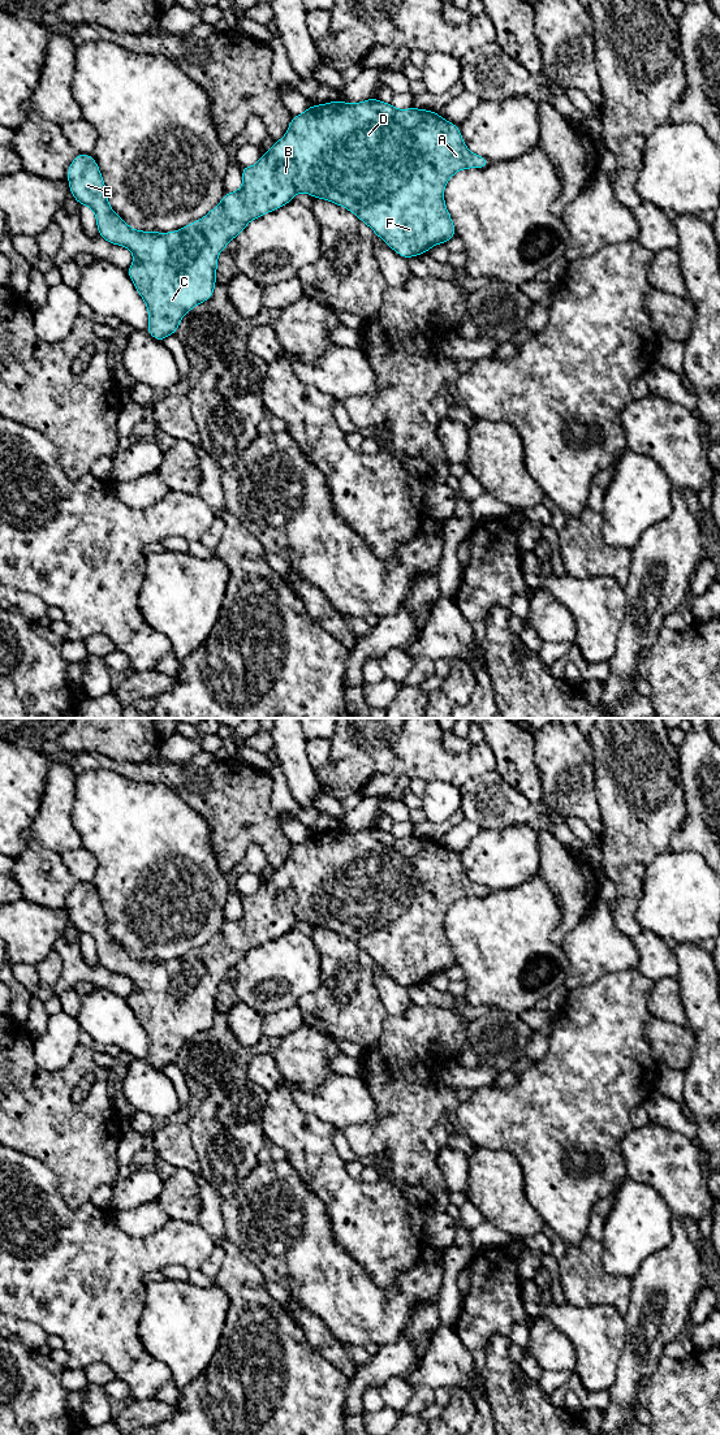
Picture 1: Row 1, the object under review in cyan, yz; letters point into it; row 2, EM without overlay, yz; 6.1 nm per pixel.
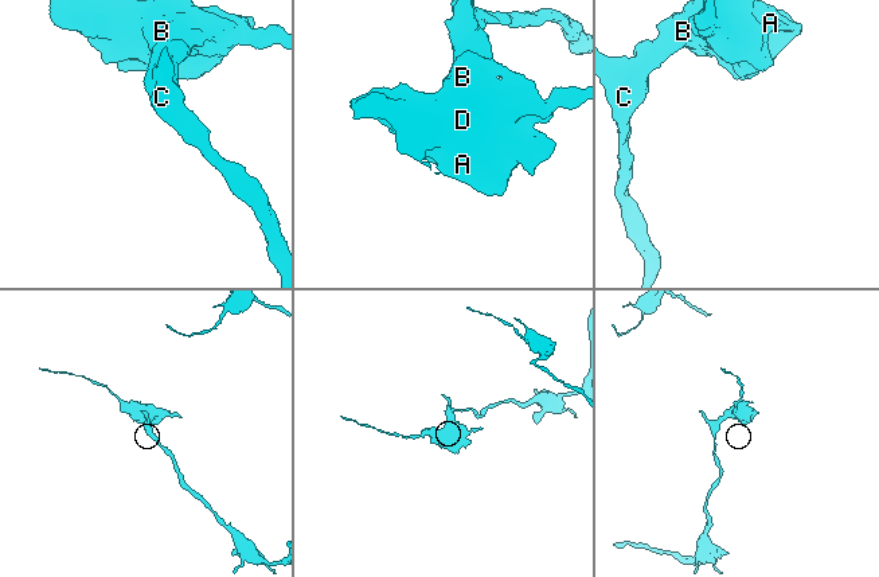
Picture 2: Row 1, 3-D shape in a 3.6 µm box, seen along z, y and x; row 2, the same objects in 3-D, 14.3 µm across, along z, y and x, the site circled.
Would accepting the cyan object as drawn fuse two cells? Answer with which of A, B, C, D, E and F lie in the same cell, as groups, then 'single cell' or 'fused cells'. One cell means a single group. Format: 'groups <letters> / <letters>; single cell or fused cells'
groups A B C D E F; single cell

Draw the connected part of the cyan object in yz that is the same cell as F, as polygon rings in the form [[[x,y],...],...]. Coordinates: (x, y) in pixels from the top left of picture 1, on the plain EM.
[[[370,826],[349,833],[337,827],[327,833],[310,834],[303,842],[292,846],[286,863],[276,869],[253,895],[240,895],[242,916],[225,921],[220,932],[206,945],[169,961],[134,959],[109,934],[104,907],[92,883],[77,882],[68,896],[68,912],[72,925],[78,933],[90,935],[96,945],[99,965],[111,973],[129,977],[134,985],[126,998],[138,1023],[147,1033],[147,1060],[159,1071],[169,1063],[176,1063],[184,1043],[214,1024],[219,985],[227,978],[227,972],[236,968],[247,952],[293,930],[298,921],[312,926],[329,929],[353,941],[362,951],[395,978],[409,987],[427,982],[435,974],[452,968],[457,960],[444,932],[444,916],[449,907],[469,896],[483,898],[491,890],[473,882],[462,868],[458,853],[444,848],[439,842],[415,835],[396,838],[391,831]]]

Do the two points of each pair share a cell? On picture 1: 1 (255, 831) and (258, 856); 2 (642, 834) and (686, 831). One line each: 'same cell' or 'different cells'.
1: different cells
2: different cells

